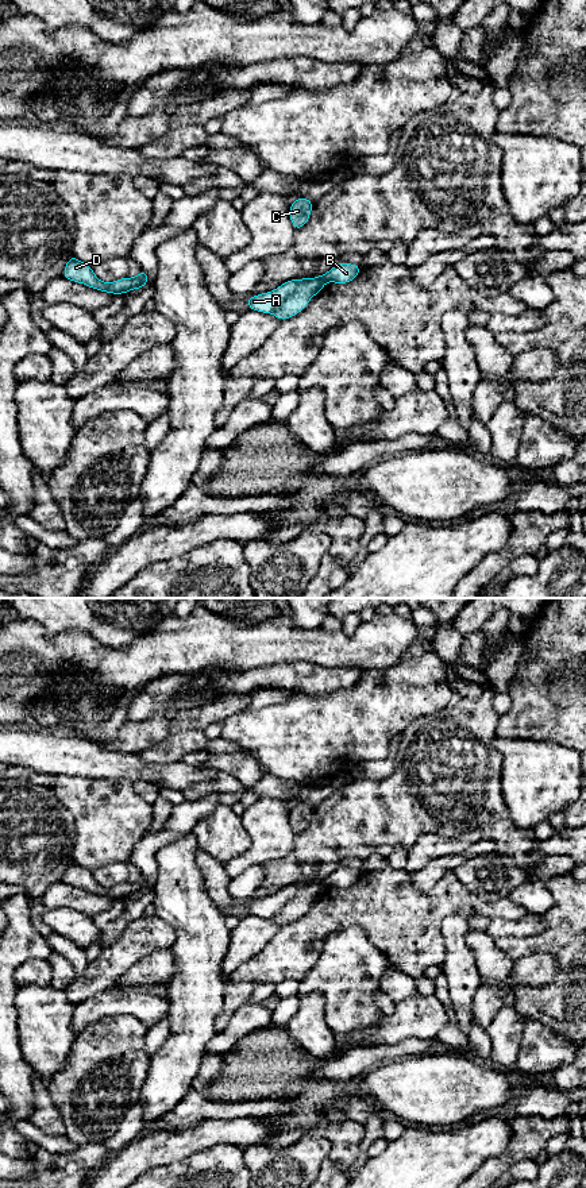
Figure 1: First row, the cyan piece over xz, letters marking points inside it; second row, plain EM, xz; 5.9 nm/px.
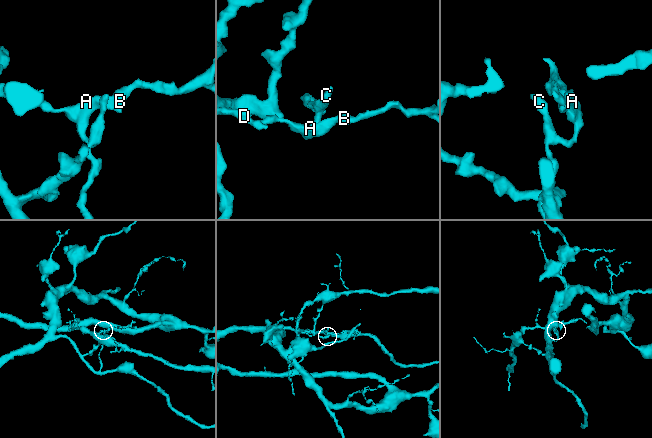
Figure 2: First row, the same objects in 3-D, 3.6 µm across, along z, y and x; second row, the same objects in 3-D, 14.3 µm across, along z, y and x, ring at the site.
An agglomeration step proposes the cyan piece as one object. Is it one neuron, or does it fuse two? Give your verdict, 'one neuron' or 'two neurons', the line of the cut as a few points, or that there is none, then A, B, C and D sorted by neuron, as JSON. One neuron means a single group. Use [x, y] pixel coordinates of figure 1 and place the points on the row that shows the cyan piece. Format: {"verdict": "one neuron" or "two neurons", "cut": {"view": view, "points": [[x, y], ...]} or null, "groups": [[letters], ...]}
{"verdict": "two neurons", "cut": {"view": "xz", "points": [[309, 278], [303, 281], [272, 312]]}, "groups": [["A", "B", "D"], ["C"]]}

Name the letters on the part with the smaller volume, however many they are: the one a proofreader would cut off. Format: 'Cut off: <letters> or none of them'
Cut off: A, B, D

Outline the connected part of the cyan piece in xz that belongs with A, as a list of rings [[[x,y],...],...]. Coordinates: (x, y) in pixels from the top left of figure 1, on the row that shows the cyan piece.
[[[309,278],[290,279],[281,286],[263,294],[251,296],[246,302],[248,309],[262,313],[273,313],[293,292],[294,289],[308,281]]]

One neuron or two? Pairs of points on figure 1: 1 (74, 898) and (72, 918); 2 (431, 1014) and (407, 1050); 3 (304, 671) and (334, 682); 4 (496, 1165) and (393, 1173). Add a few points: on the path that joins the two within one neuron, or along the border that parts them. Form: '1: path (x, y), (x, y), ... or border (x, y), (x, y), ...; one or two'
1: border (46, 907), (74, 909), (91, 917); two
2: border (432, 1038), (407, 1037), (394, 1044), (384, 1045); two
3: path (311, 678), (327, 679); one
4: border (507, 1149), (486, 1158), (471, 1173); two

